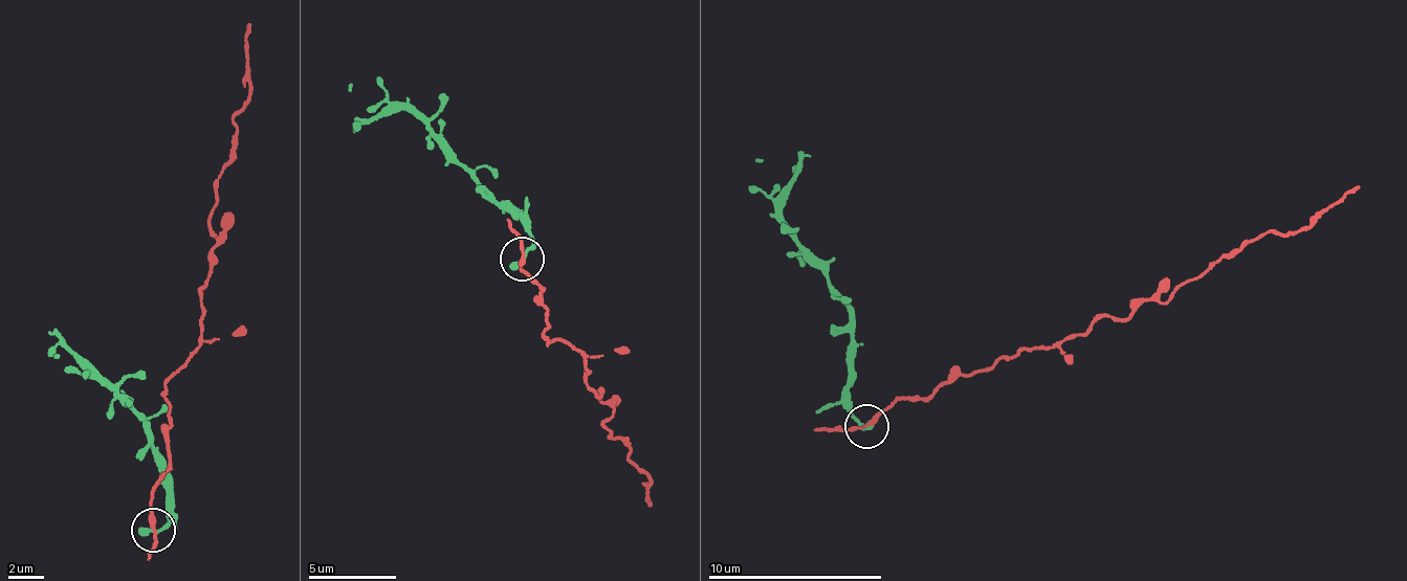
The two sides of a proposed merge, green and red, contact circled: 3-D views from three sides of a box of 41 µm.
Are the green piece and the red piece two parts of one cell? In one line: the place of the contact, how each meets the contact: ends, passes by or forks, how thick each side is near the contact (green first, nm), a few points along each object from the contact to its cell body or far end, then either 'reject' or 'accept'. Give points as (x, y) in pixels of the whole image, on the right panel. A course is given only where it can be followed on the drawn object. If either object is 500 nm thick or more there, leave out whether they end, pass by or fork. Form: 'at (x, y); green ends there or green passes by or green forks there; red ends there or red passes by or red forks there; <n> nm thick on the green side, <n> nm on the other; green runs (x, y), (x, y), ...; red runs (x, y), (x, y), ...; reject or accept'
at (866, 426); green ends there; red passes by; 360 nm thick on the green side, 240 nm on the other; green runs (866, 424), (857, 424), (853, 412), (848, 353), (849, 311), (790, 230), (774, 182), (763, 162), (755, 160); red runs (866, 424), (889, 404), (1027, 349), (1122, 319), (1147, 302), (1167, 304), (1251, 241), (1309, 227), (1359, 188); accept

